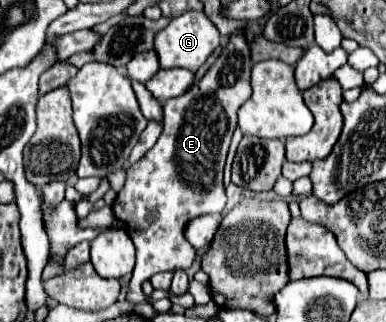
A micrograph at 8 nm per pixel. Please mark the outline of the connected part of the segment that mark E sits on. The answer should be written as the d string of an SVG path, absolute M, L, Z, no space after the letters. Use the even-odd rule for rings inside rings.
M238 28L228 36L228 42L218 56L218 60L208 68L208 72L196 82L188 92L178 98L164 102L164 130L154 148L136 164L126 170L126 184L116 196L116 216L126 224L126 232L130 234L136 246L136 266L132 272L132 280L128 284L126 300L130 304L142 304L144 292L142 282L150 280L156 272L190 268L196 256L192 244L188 244L184 230L192 218L204 214L220 214L226 206L226 190L222 182L226 154L230 146L232 132L236 128L236 112L250 98L250 46L246 40L246 30Z

